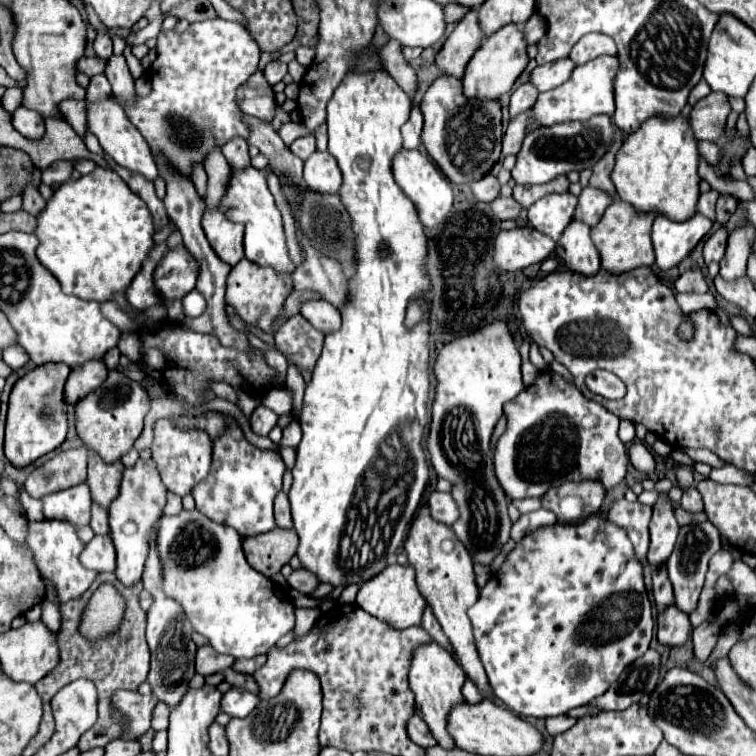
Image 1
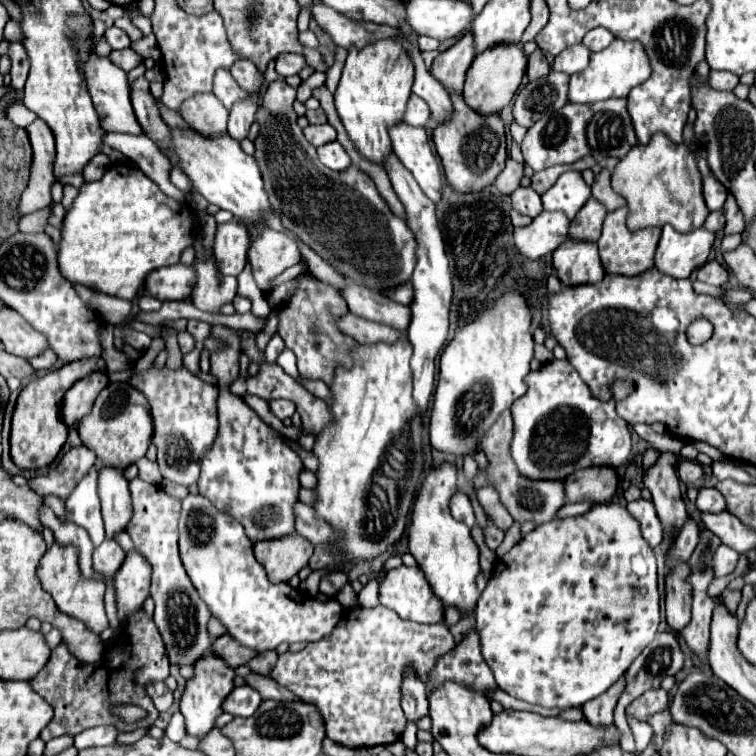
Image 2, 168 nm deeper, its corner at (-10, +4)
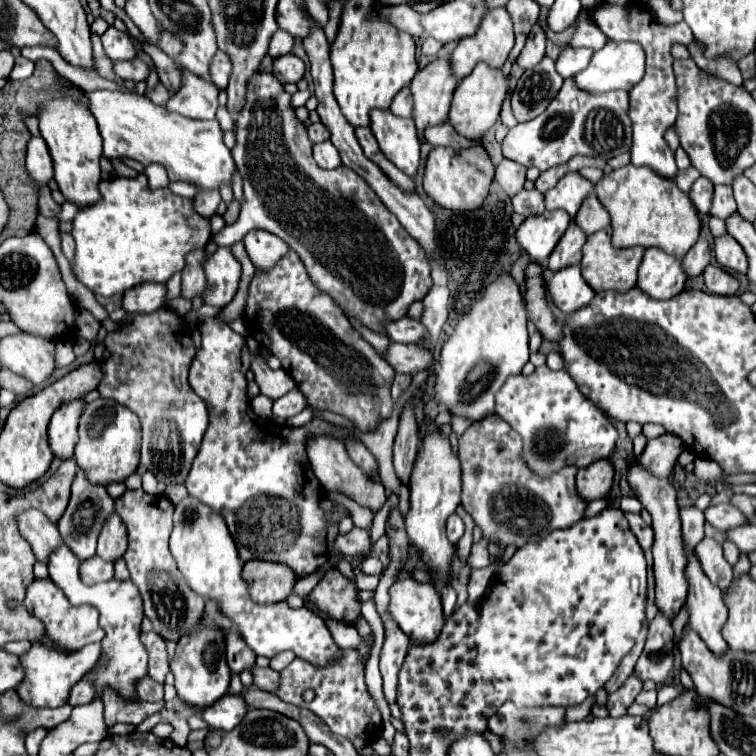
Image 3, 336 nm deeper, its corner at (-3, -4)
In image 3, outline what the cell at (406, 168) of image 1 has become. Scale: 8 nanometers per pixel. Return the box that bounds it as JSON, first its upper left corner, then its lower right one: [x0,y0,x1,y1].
[370,110,420,176]

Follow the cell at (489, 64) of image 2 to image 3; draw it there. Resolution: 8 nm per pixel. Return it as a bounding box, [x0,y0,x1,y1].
[448,64,508,140]

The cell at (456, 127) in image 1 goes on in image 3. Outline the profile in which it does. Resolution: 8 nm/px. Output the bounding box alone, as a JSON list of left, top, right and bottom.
[424,146,494,210]

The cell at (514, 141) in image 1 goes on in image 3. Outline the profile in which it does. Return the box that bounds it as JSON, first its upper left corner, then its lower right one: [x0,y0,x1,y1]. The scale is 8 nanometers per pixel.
[512,56,564,122]

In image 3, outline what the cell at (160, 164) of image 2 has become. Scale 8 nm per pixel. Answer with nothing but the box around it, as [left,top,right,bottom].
[144,164,170,190]

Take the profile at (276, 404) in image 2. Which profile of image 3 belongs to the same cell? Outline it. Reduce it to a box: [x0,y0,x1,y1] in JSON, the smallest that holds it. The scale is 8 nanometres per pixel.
[272,388,306,418]

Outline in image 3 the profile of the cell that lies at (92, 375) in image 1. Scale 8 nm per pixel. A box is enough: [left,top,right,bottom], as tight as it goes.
[48,398,84,458]

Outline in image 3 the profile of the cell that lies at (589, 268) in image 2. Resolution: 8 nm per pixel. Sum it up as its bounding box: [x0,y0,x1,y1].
[546,266,594,312]

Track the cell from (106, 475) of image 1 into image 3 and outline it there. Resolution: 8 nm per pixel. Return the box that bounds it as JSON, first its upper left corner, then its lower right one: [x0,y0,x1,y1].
[98,512,126,562]

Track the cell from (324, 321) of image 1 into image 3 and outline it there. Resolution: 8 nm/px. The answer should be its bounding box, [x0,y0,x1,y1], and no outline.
[382,342,432,372]

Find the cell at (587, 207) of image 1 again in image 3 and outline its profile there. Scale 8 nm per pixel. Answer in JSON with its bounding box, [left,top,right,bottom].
[548,220,588,272]

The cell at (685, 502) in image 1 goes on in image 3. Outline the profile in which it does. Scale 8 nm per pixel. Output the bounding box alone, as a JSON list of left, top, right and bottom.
[704,504,746,532]

